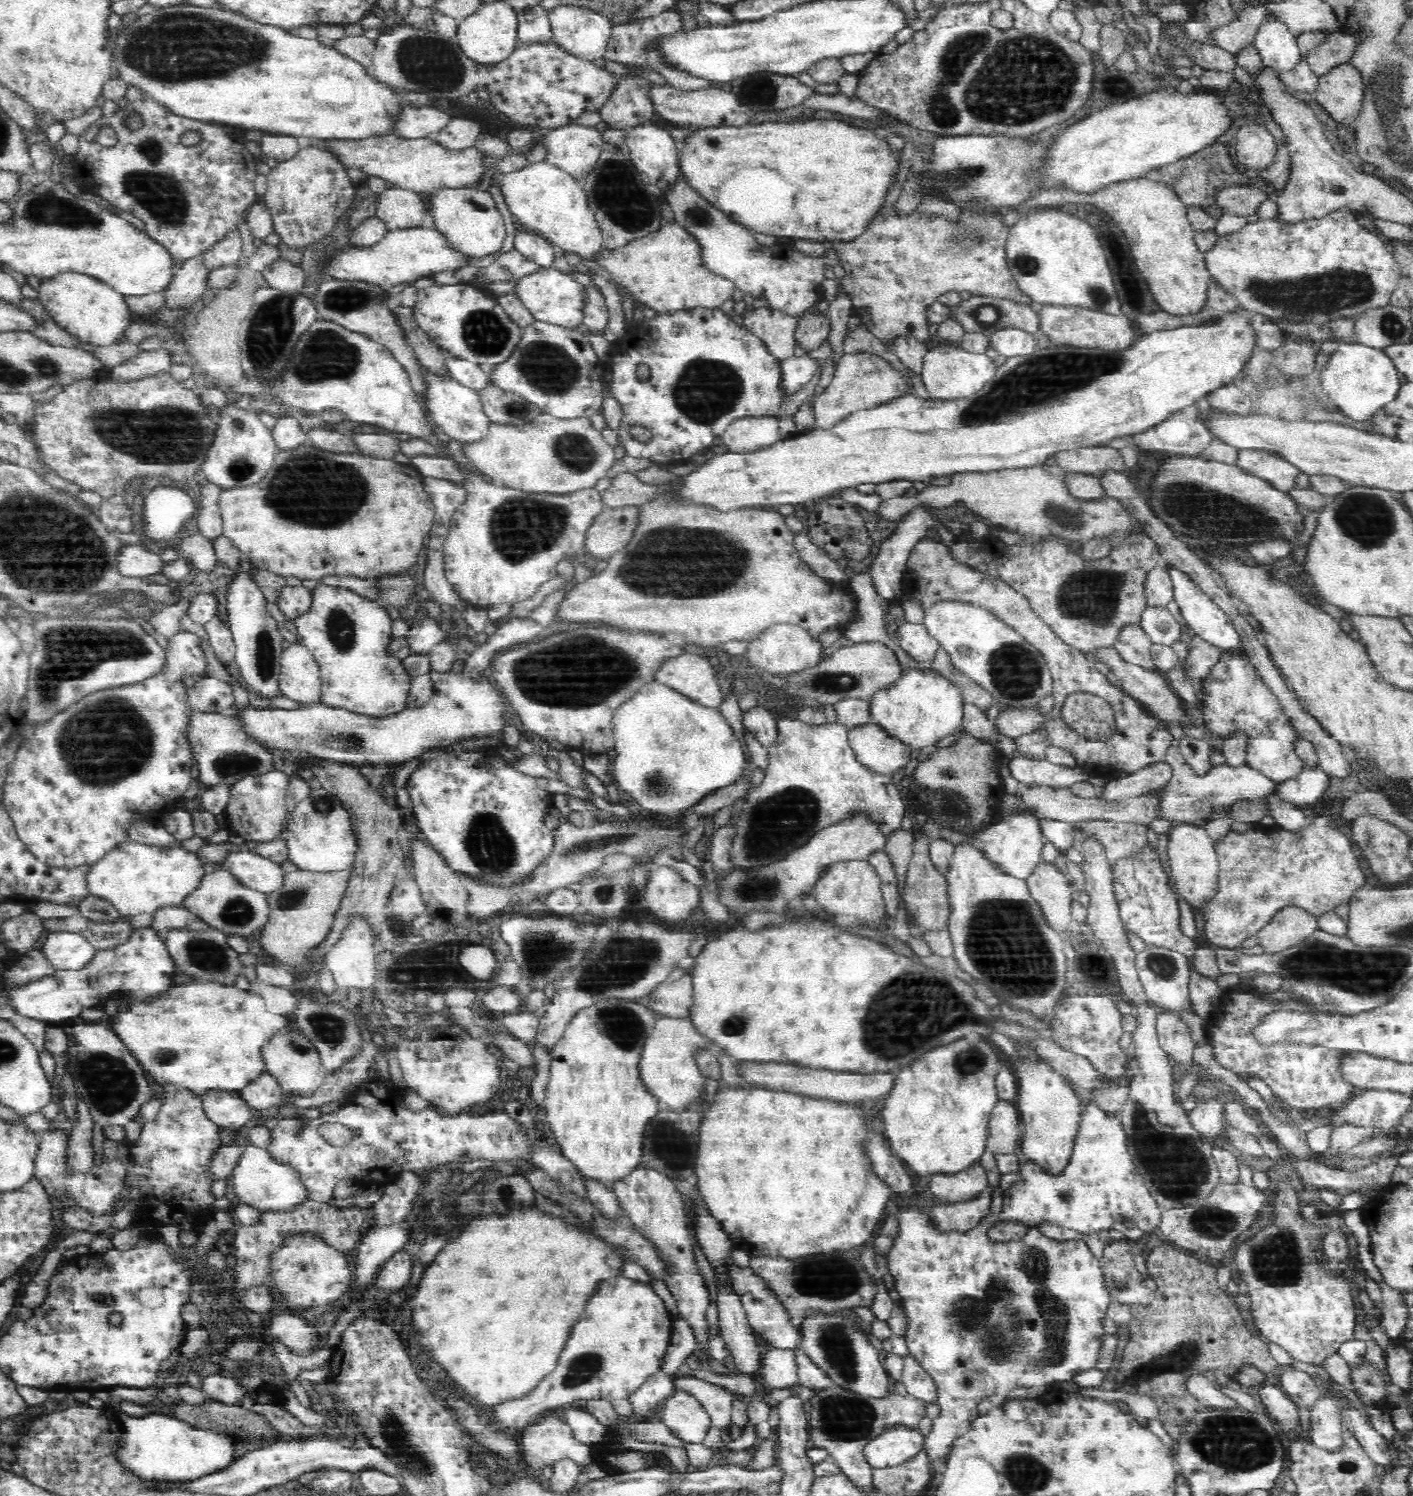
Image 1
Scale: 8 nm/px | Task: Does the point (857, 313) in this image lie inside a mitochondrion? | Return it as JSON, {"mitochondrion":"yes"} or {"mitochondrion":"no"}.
{"mitochondrion":"no"}

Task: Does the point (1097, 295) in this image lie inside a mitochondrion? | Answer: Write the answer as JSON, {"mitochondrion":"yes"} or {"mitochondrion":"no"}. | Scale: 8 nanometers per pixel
{"mitochondrion":"yes"}

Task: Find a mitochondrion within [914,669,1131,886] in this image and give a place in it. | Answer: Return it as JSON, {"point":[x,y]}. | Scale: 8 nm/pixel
{"point":[947,802]}

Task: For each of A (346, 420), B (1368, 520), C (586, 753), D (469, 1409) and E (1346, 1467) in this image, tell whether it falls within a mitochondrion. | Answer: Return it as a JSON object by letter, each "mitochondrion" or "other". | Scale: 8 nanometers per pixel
{"A":"other","B":"mitochondrion","C":"other","D":"other","E":"mitochondrion"}

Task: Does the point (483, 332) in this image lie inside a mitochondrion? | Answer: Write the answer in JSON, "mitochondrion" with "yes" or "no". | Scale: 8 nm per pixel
{"mitochondrion":"yes"}

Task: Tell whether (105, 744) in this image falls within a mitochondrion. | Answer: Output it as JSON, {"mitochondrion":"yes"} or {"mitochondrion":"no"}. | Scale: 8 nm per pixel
{"mitochondrion":"yes"}

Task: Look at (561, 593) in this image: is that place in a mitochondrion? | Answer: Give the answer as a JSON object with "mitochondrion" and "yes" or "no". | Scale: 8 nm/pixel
{"mitochondrion":"no"}

